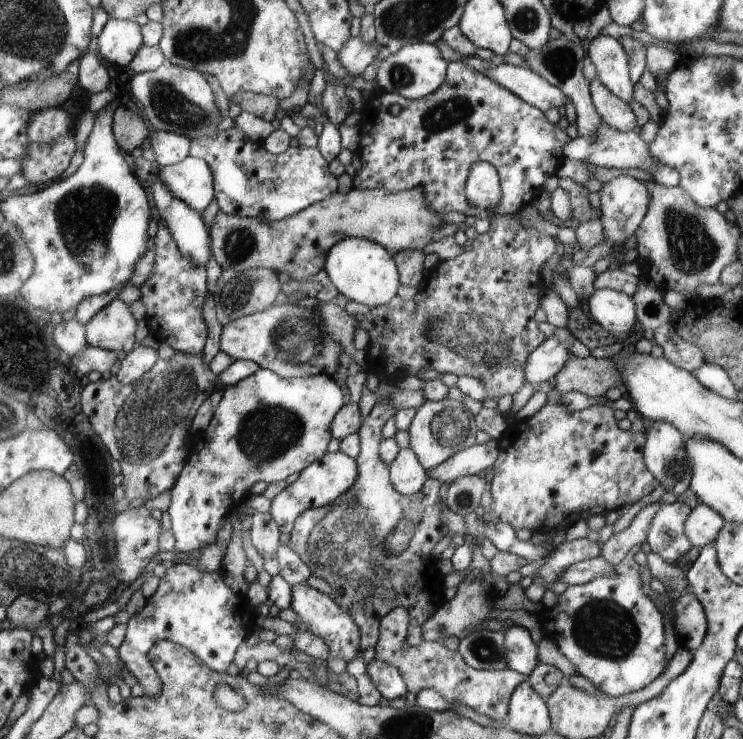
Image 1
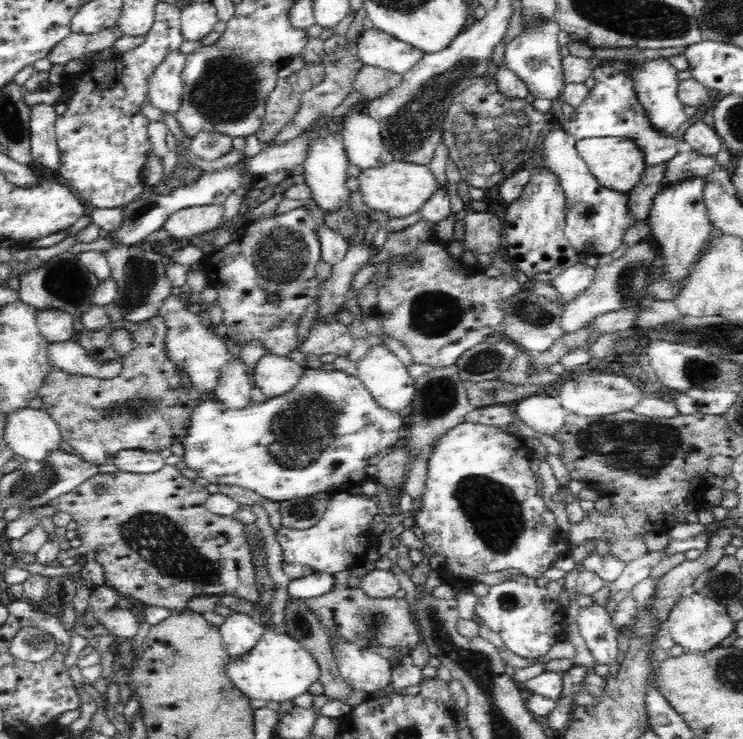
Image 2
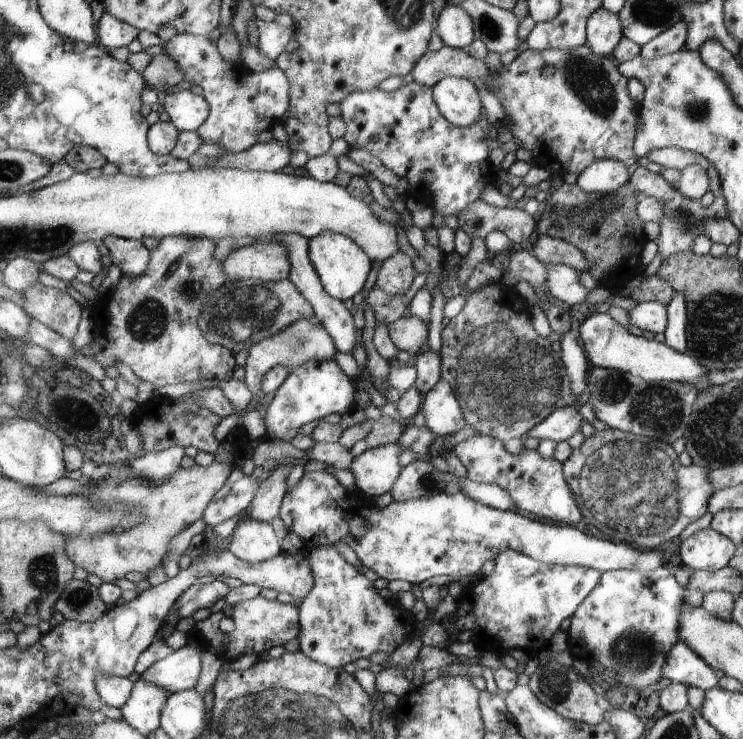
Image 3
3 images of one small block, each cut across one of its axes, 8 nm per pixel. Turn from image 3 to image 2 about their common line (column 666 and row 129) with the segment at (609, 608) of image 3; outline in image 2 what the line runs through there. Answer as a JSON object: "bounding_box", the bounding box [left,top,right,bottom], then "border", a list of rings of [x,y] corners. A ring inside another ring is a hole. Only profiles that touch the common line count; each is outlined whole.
{"bounding_box":[563,60,682,169],"border":[[[603,60],[593,70],[595,85],[589,93],[574,107],[568,122],[563,123],[566,131],[577,140],[586,138],[621,138],[622,141],[632,141],[645,155],[646,169],[670,162],[682,149],[681,135],[669,134],[668,131],[656,131],[652,127],[646,111],[641,108],[632,78],[620,70],[615,61]]]}

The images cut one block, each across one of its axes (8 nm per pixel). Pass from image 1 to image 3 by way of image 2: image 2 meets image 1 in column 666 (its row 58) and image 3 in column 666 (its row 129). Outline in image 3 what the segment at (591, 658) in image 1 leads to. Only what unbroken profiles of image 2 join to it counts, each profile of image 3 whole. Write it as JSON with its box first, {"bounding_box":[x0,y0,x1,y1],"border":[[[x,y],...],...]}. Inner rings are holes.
{"bounding_box":[661,639,719,692],"border":[[[682,639],[665,656],[661,676],[667,683],[681,683],[705,692],[719,685],[719,672],[712,669],[695,650]]]}

